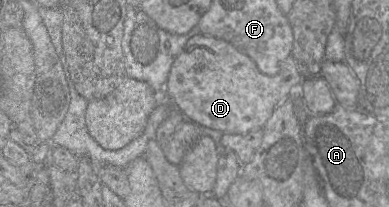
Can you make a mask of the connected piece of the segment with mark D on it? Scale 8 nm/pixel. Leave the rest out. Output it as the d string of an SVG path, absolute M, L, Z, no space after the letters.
M207 35L192 36L182 52L175 58L160 100L166 100L170 106L179 110L187 120L201 127L226 134L246 134L261 130L273 110L289 98L290 92L298 86L304 77L293 58L287 58L281 64L276 75L263 74L256 63L230 43Z

